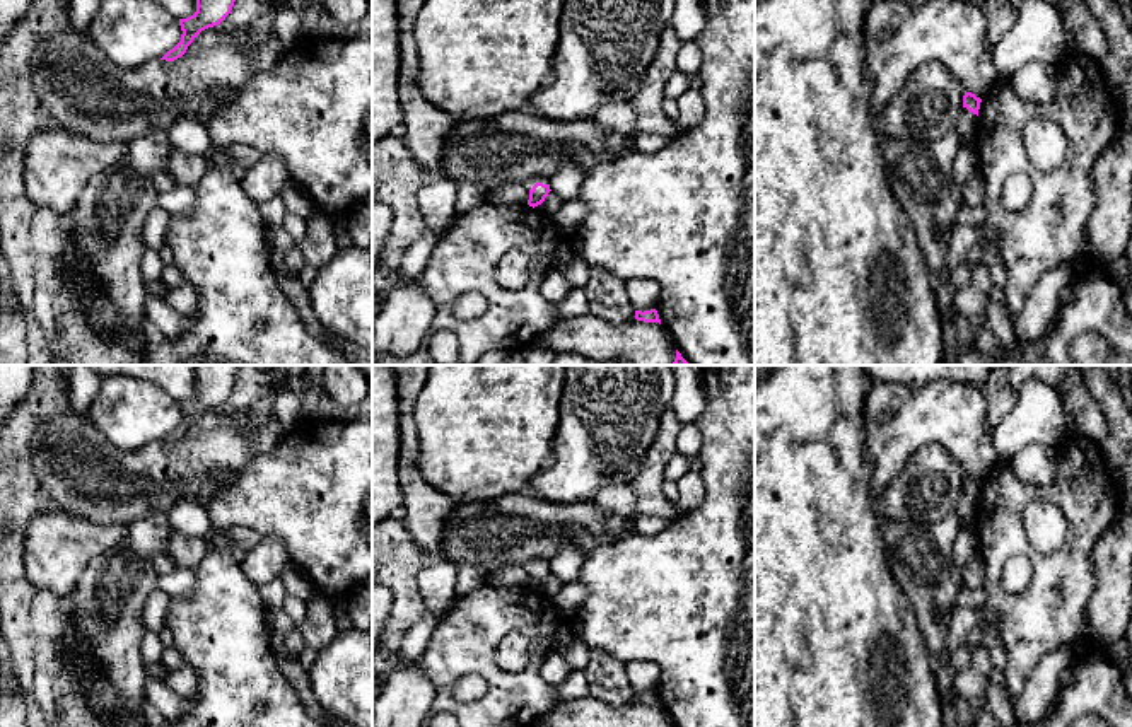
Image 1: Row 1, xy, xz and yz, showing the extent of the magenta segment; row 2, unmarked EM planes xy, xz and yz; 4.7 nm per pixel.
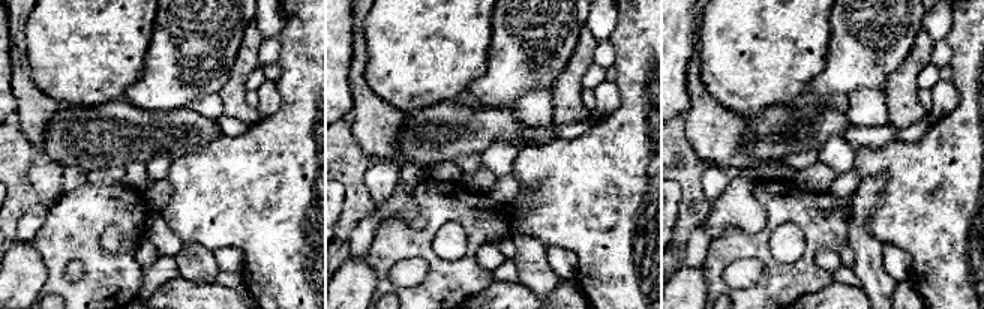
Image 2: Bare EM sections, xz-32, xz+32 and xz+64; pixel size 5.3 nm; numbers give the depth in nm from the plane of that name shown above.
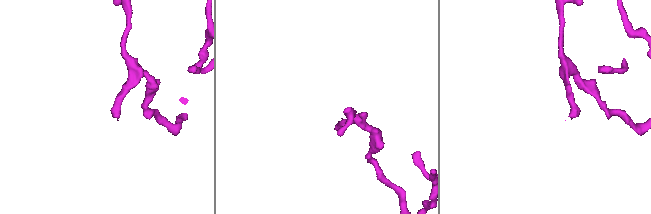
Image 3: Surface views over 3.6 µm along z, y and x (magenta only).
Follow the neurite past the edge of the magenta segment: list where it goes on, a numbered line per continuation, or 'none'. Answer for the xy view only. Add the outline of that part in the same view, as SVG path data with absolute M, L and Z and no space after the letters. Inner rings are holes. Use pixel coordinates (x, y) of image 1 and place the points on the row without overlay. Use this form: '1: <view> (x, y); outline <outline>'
none

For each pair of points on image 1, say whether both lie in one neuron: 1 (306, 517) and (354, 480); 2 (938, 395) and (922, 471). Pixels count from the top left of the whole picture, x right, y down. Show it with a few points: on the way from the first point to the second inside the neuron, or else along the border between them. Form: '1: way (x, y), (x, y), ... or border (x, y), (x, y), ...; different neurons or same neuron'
1: way (318, 505), (332, 494), (342, 492); same neuron
2: border (962, 465), (943, 444), (926, 444), (898, 473); different neurons

